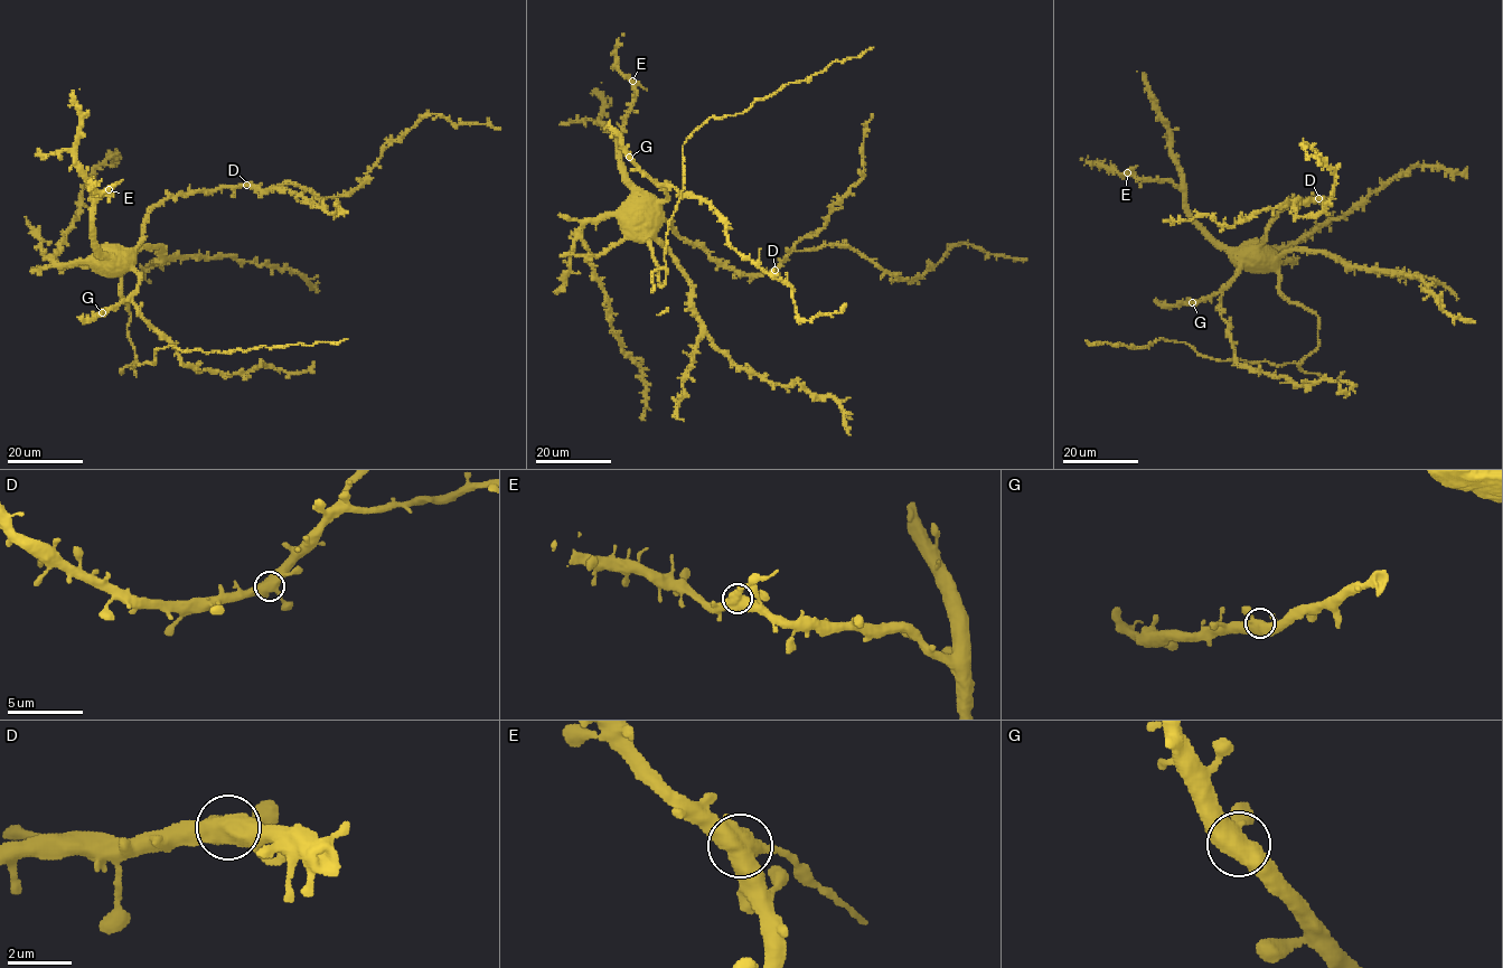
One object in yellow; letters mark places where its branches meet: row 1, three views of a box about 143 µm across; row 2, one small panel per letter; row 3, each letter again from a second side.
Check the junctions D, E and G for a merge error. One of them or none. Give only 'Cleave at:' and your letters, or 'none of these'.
Cleave at: E

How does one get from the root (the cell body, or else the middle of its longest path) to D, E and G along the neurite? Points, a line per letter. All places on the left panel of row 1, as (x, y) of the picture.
D: (104, 256), (128, 255), (141, 238), (146, 216), (165, 199), (246, 185)
E: (104, 256), (94, 240), (94, 207), (100, 194), (111, 194), (109, 188)
G: (104, 256), (115, 269), (130, 268), (139, 276), (139, 283), (127, 298), (102, 312)

